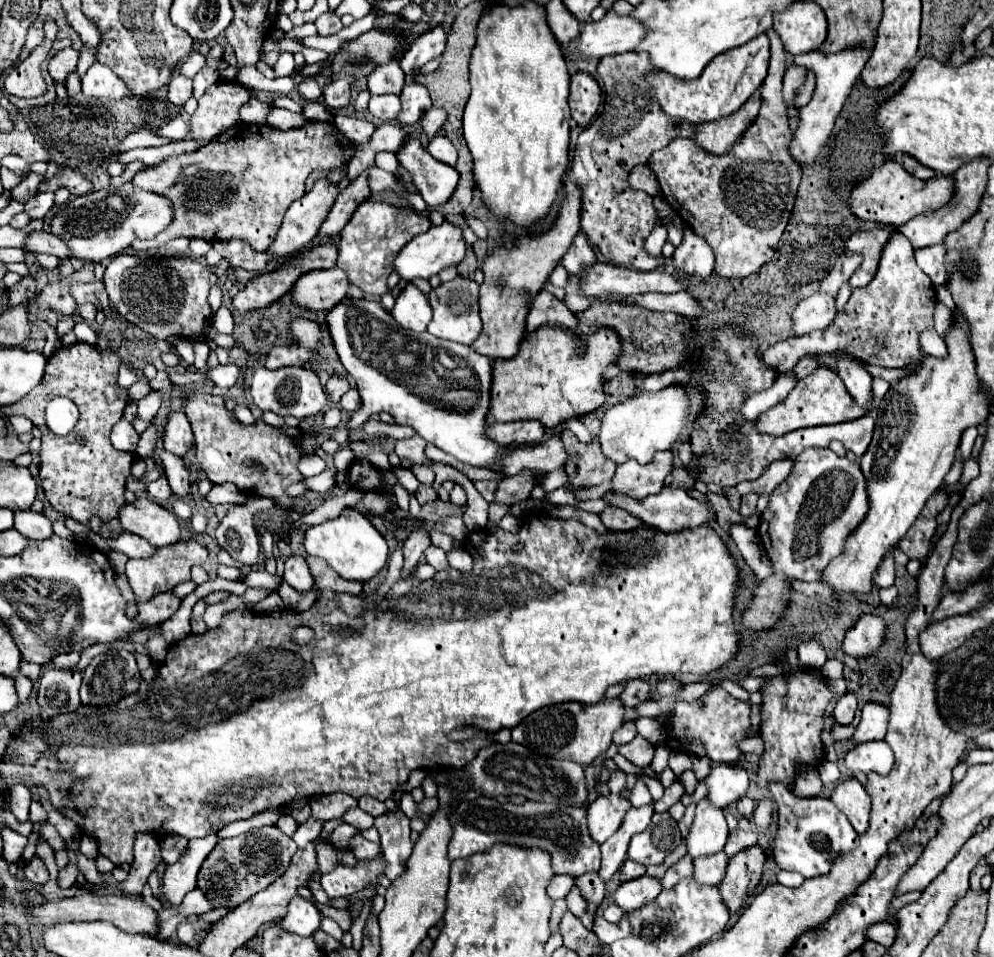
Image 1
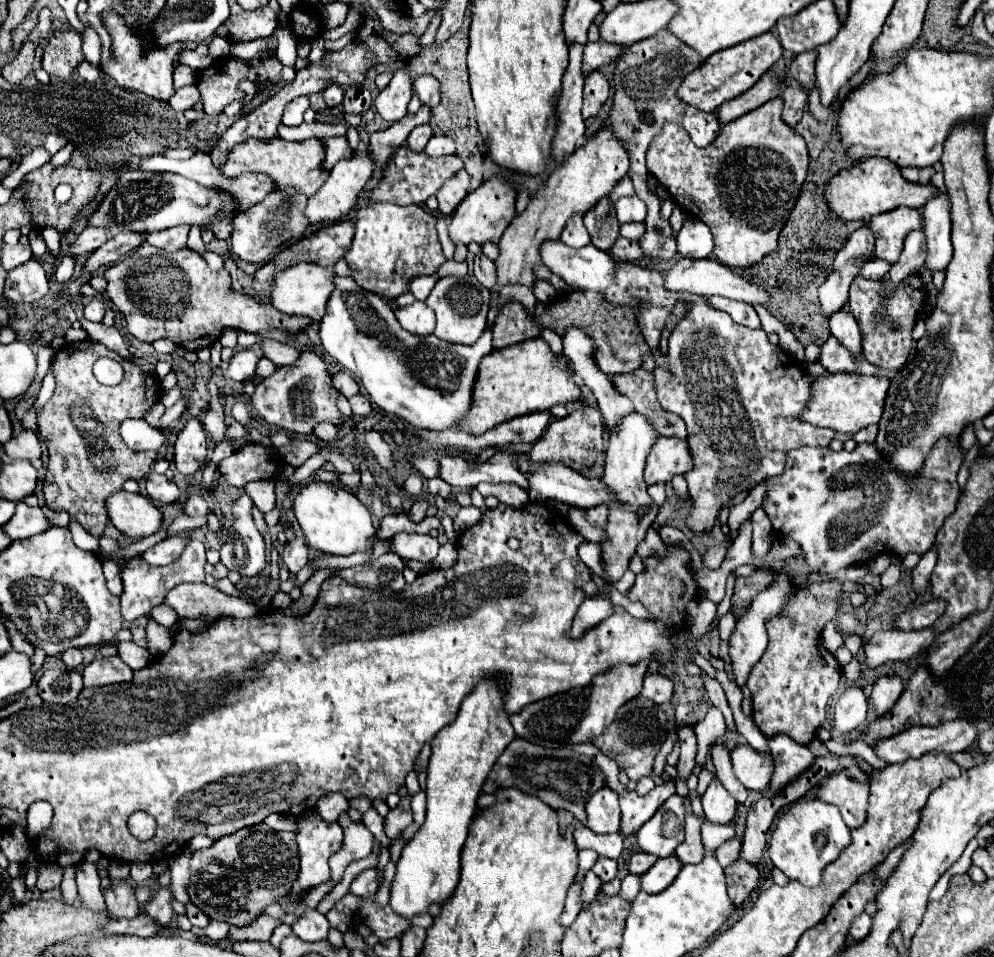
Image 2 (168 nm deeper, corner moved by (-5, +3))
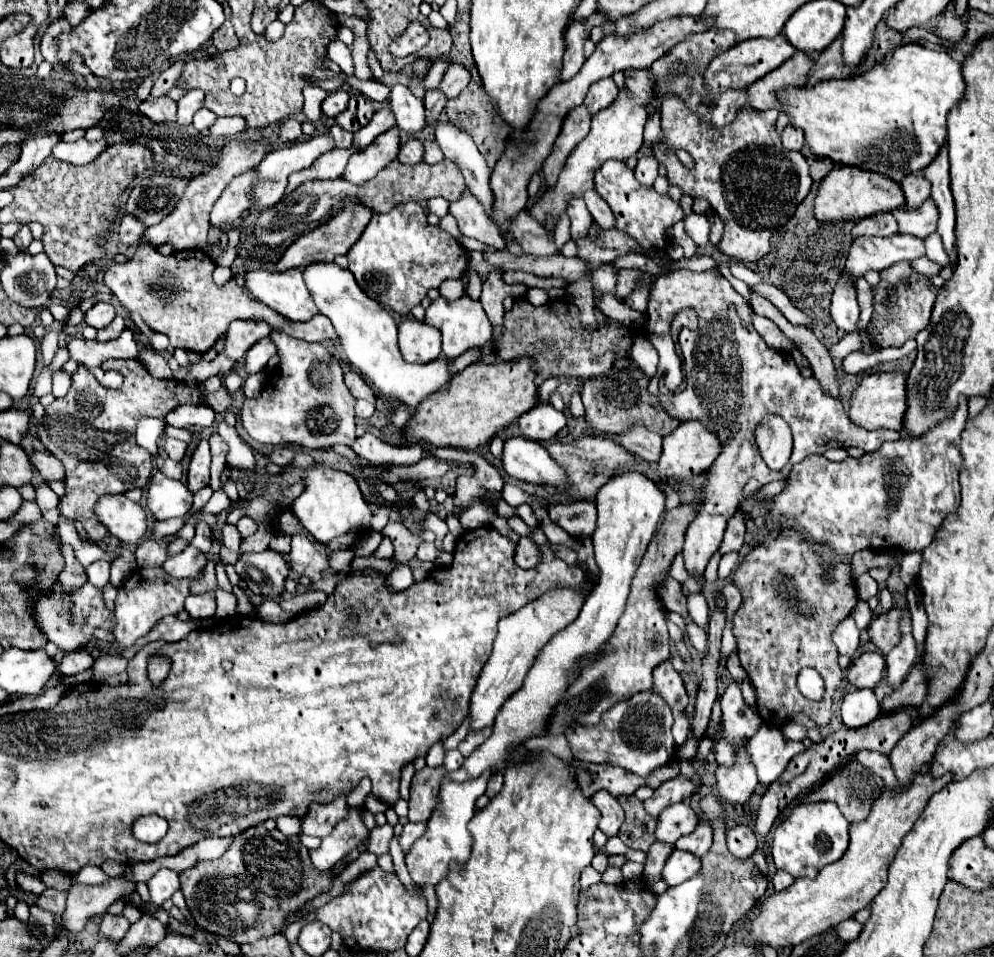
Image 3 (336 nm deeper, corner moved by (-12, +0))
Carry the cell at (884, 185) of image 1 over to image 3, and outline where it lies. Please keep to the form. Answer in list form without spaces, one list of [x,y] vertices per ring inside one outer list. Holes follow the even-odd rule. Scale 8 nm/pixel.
[[[841,167],[841,169],[831,169],[823,181],[819,183],[815,205],[813,205],[813,215],[817,221],[859,221],[865,217],[871,217],[879,211],[895,211],[905,205],[905,197],[901,187],[877,173],[871,171],[861,171],[857,167]]]

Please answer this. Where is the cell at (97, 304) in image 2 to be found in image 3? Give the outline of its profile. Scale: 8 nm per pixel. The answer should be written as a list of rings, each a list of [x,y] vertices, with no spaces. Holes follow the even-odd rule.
[[[95,303],[87,313],[85,313],[85,323],[95,327],[95,329],[101,329],[101,327],[107,327],[113,319],[115,319],[115,309],[111,303]]]

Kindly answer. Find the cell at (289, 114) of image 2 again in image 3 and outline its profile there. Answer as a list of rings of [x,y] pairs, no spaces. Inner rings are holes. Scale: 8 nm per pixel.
[[[289,117],[281,123],[281,127],[277,129],[277,139],[281,143],[295,143],[301,139],[301,123],[297,121],[297,117]]]

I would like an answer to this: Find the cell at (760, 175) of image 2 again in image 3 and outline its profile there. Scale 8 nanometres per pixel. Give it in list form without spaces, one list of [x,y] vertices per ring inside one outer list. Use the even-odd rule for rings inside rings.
[[[667,97],[661,103],[661,127],[671,149],[683,149],[693,157],[693,167],[685,167],[677,155],[655,147],[655,157],[665,165],[667,179],[681,187],[685,195],[701,197],[711,203],[711,209],[723,219],[725,233],[719,251],[735,261],[755,263],[769,253],[771,235],[785,225],[797,205],[811,189],[807,159],[801,153],[785,151],[775,131],[779,111],[755,111],[745,105],[733,123],[715,129],[699,121],[677,97]]]

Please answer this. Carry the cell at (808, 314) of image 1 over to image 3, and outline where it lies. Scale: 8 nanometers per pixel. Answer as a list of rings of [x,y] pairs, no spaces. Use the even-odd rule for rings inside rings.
[[[891,235],[891,237],[865,237],[855,239],[849,257],[845,263],[845,271],[857,279],[863,277],[865,271],[883,271],[897,261],[911,261],[925,255],[923,239],[913,239],[913,235]]]

